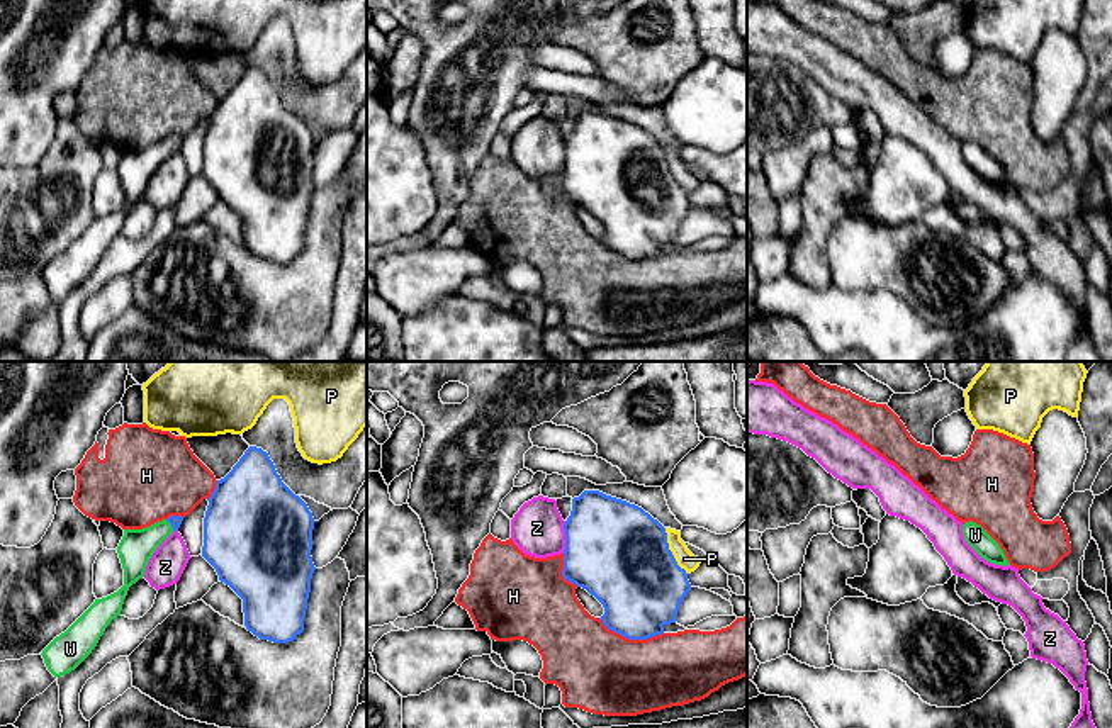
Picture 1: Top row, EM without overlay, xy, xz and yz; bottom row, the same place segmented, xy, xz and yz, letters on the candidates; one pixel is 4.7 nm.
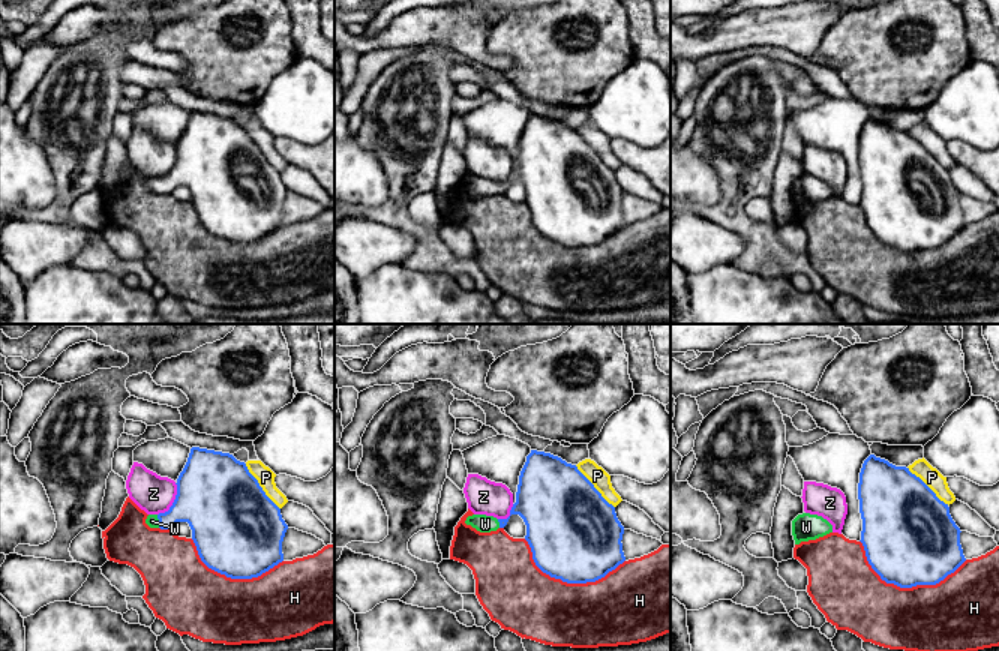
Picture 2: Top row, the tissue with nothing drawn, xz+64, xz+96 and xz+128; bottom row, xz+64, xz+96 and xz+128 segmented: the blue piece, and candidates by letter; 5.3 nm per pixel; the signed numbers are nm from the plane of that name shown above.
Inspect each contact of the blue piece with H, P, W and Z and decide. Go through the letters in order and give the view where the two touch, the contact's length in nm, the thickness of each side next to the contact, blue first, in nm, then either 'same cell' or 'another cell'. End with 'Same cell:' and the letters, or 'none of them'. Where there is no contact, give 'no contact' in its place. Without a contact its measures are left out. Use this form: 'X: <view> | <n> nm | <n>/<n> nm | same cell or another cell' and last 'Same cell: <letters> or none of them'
H: xz | 320 nm | 400/400 nm | another cell
P: xz | 240 nm | 460/90 nm | another cell
W: xy | 70 nm | 60/160 nm | same cell
Z: xz | 150 nm | 460/240 nm | another cell
Same cell: W

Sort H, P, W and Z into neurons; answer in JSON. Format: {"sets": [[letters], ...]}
{"sets": [["H"], ["P"], ["W"], ["Z"]]}

